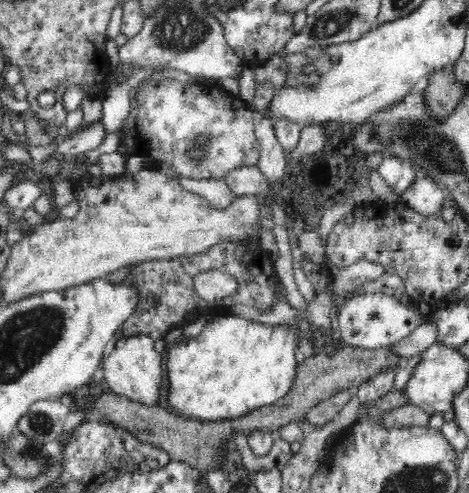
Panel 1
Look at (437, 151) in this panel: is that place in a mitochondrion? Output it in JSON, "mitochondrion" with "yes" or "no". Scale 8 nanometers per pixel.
{"mitochondrion":"yes"}

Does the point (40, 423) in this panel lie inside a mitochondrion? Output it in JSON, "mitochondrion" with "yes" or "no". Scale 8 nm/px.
{"mitochondrion":"yes"}

